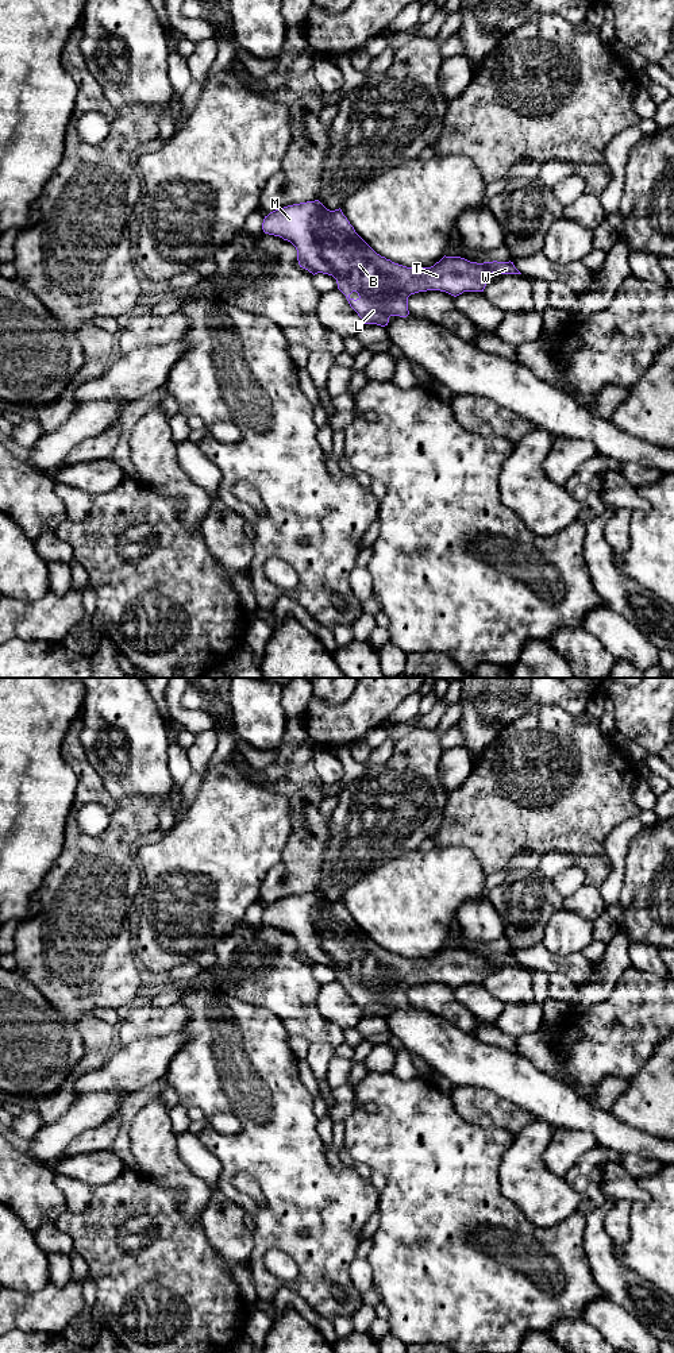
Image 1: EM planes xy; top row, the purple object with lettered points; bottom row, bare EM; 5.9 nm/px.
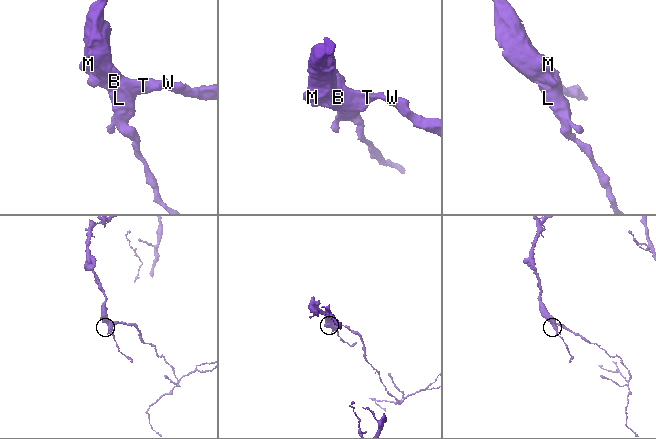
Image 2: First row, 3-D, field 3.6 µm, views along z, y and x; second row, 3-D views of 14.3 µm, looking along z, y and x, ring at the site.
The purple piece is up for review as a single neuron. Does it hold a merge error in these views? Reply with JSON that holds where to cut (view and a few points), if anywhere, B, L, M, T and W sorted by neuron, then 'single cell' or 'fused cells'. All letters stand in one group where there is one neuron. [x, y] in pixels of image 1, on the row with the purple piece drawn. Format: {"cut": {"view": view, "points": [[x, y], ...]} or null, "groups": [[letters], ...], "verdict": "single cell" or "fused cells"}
{"cut": null, "groups": [["B", "L", "M", "T", "W"]], "verdict": "single cell"}

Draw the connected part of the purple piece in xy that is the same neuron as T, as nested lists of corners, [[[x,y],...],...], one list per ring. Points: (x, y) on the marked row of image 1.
[[[319,200],[278,208],[265,216],[262,223],[265,234],[280,236],[290,242],[297,250],[300,267],[313,275],[317,273],[332,275],[336,280],[338,289],[346,296],[350,307],[358,313],[365,324],[388,325],[390,316],[407,317],[408,297],[411,294],[427,290],[446,292],[454,297],[463,292],[484,292],[488,277],[496,274],[521,274],[513,262],[470,262],[461,257],[443,257],[431,267],[407,267],[386,259],[377,254],[354,230],[342,209],[330,211]]]

